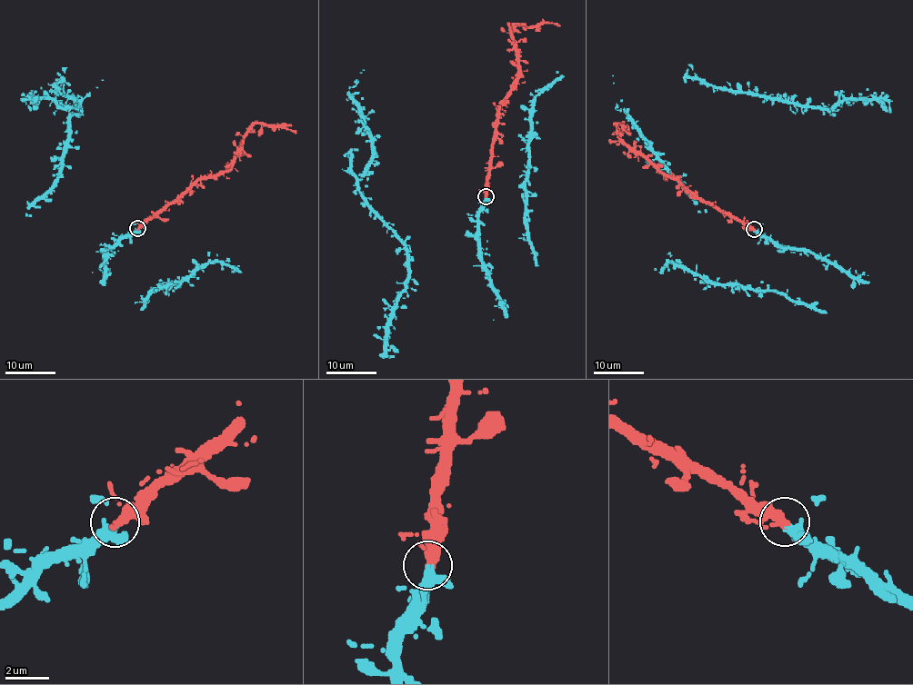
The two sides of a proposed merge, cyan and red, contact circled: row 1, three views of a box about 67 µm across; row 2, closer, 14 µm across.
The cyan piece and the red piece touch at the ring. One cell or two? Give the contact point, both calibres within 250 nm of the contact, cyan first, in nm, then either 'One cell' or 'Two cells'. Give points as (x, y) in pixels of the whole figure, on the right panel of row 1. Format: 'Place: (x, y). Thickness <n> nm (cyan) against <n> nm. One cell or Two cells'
Place: (754, 229). Thickness 280 nm (cyan) against 440 nm. One cell

